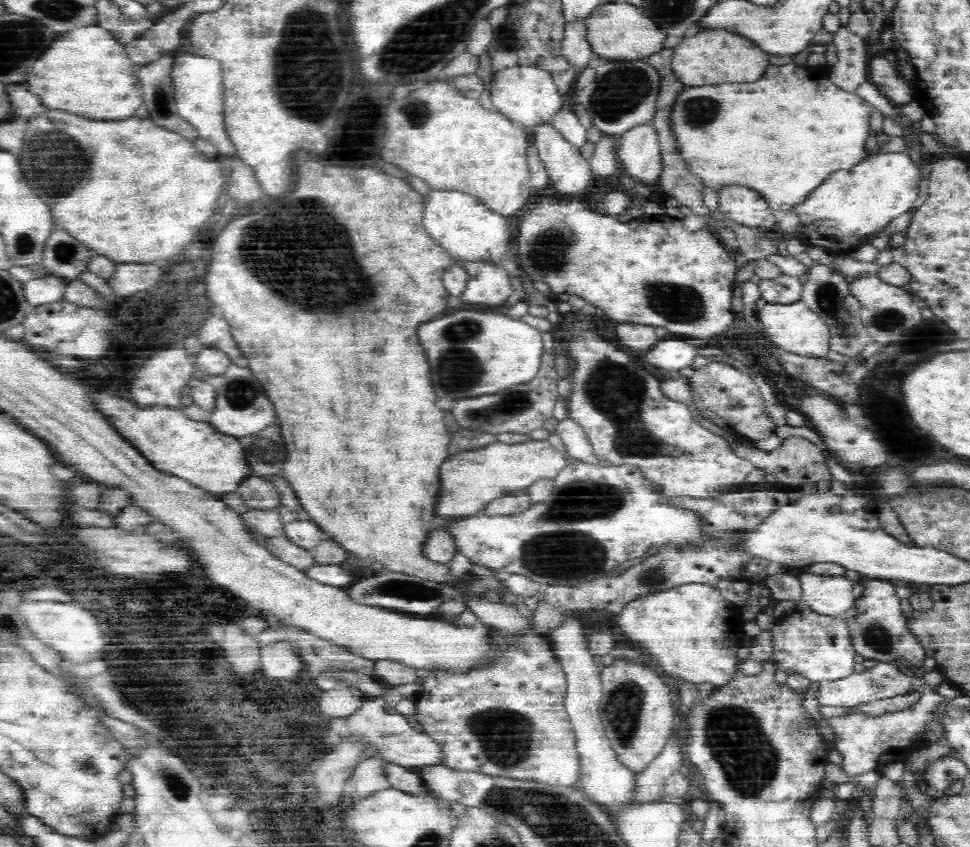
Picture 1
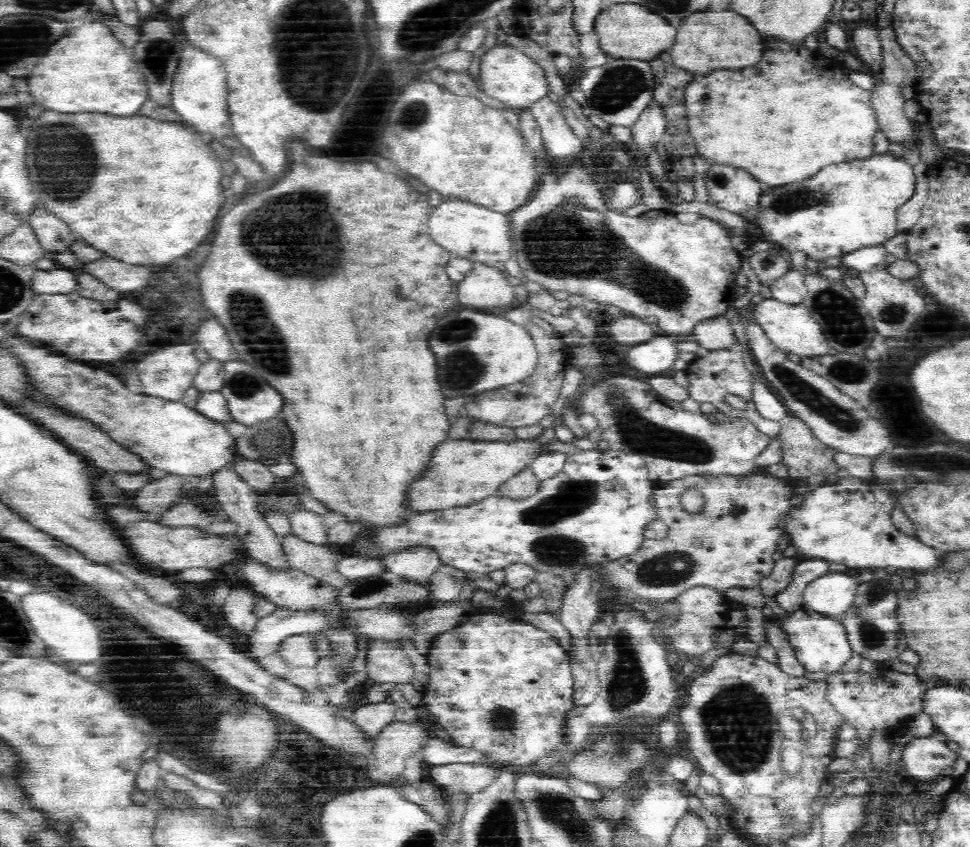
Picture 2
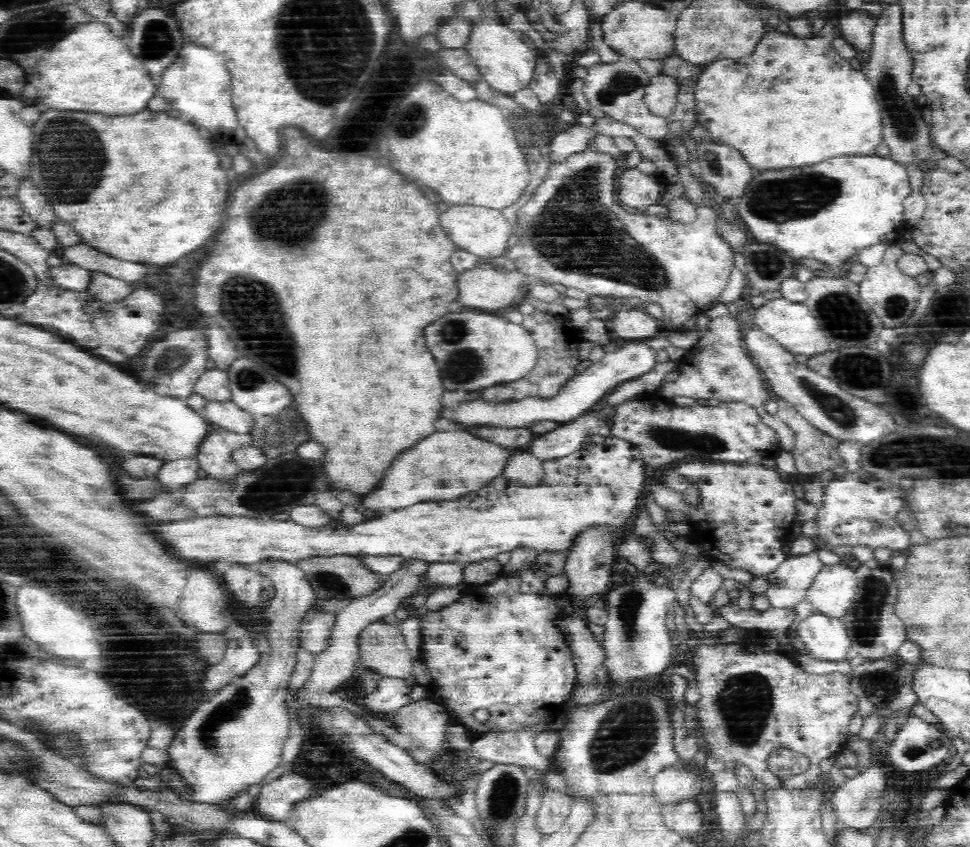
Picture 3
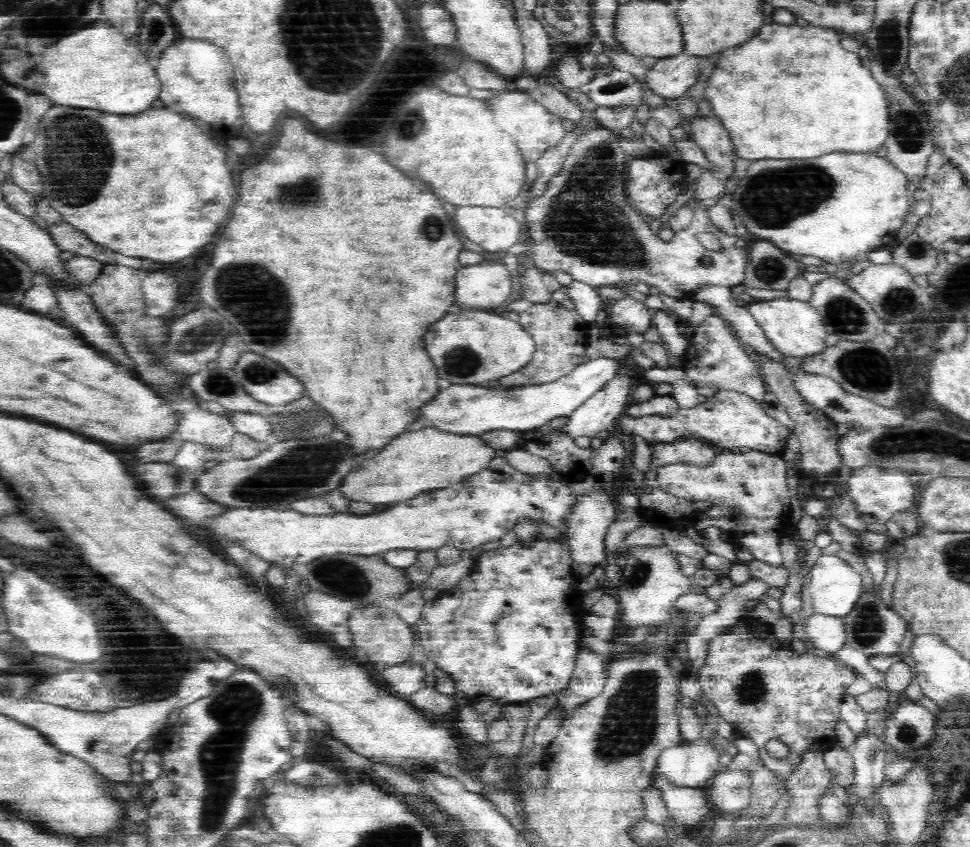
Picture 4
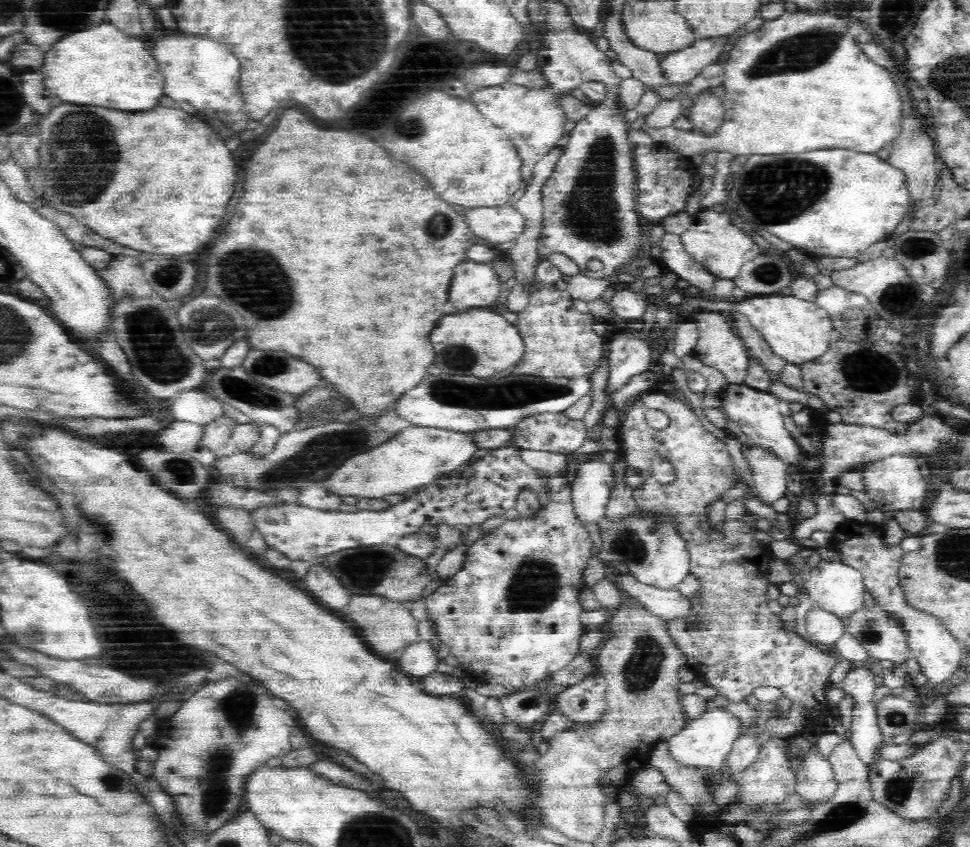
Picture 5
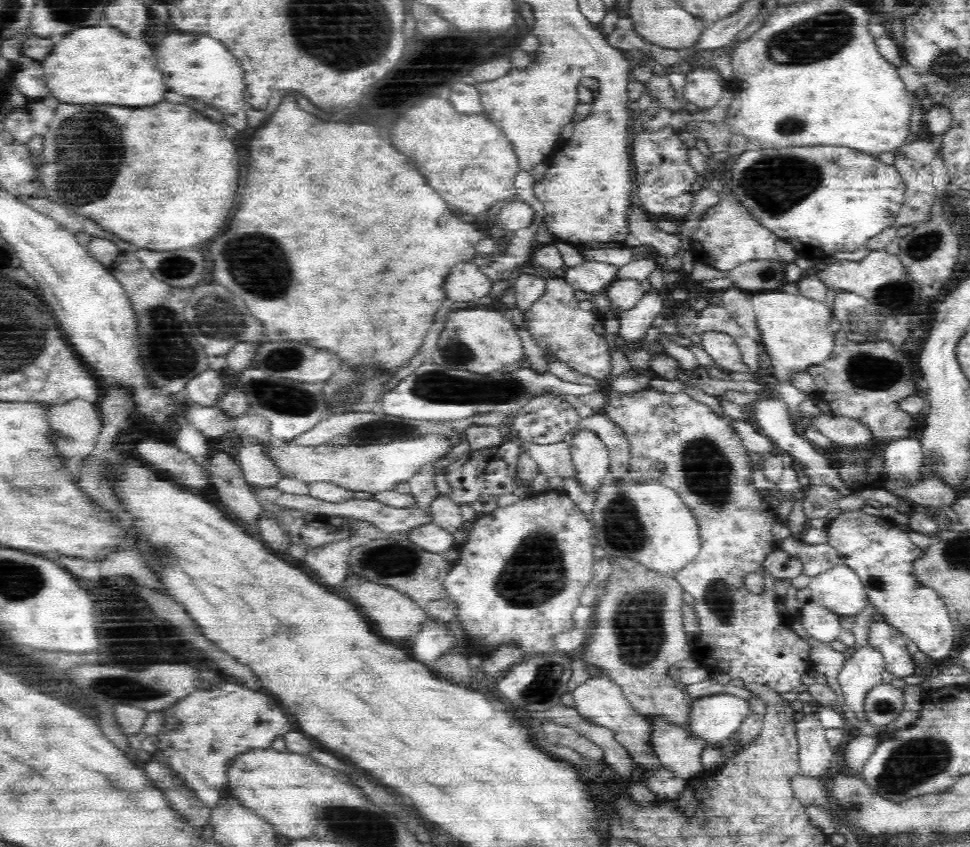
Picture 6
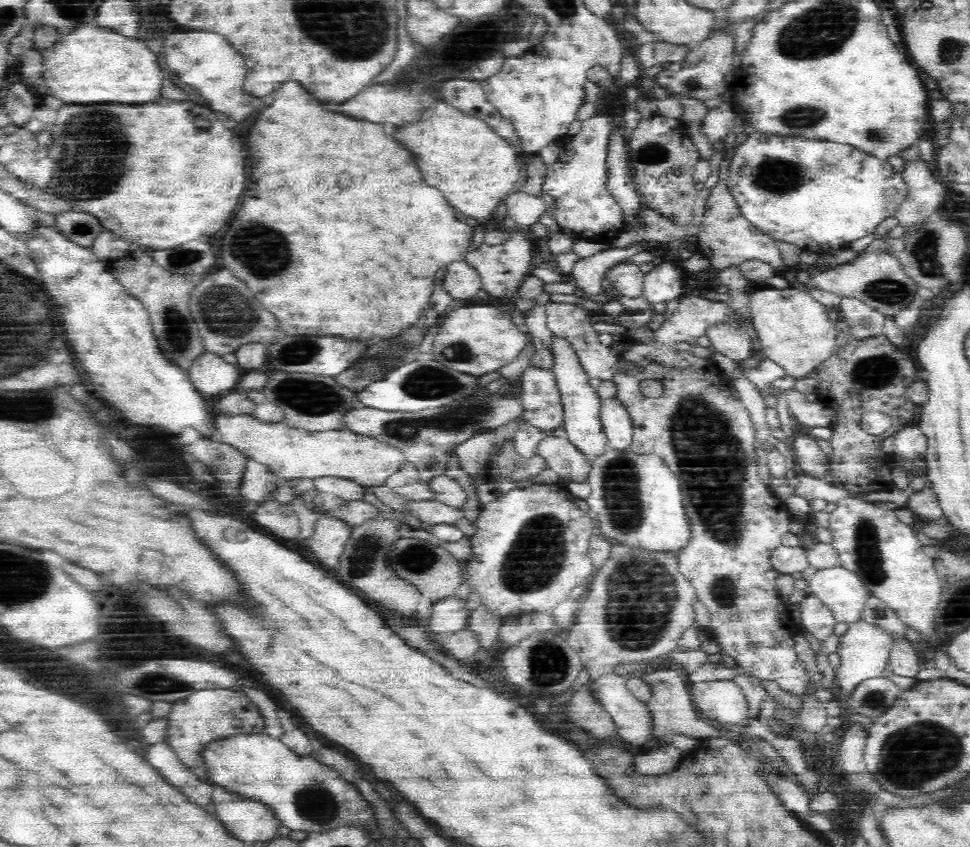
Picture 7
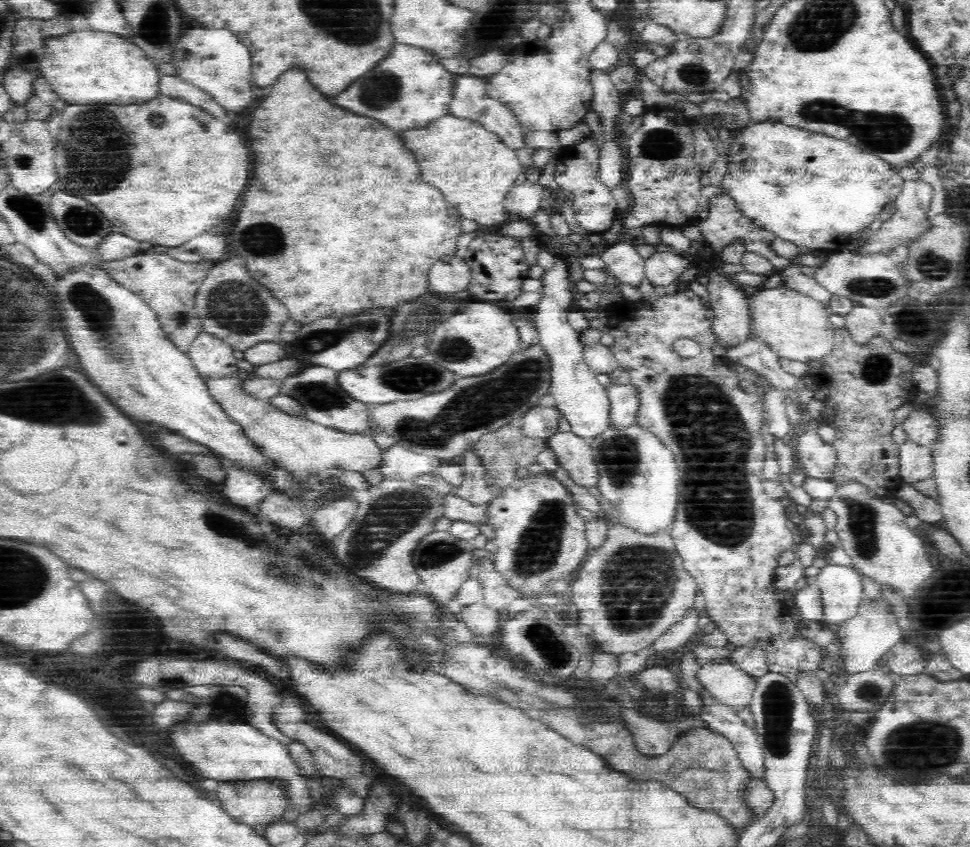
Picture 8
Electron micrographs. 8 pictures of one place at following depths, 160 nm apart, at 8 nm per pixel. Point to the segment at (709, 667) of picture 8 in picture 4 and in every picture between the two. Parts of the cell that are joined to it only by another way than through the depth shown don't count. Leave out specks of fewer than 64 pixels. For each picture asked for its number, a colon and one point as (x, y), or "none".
4: (692, 763)
5: (705, 741)
6: (716, 716)
7: (723, 700)

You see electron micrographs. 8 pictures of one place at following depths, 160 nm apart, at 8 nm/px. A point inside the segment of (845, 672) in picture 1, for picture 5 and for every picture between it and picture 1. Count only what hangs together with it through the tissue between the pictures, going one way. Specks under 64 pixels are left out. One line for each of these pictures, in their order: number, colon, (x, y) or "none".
2: (820, 641)
3: (826, 638)
4: (827, 633)
5: (824, 627)

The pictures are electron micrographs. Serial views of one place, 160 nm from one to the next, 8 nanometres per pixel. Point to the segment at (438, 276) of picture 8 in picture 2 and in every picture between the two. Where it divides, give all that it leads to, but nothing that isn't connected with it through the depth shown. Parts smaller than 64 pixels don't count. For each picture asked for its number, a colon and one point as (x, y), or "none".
2: (484, 286)
3: (489, 286)
4: (486, 283)
5: (474, 284)
6: (466, 282)
7: (462, 280)

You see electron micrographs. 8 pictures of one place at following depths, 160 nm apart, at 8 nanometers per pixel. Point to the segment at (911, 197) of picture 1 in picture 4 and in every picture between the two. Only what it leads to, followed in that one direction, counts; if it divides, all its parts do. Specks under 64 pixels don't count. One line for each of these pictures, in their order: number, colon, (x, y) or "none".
2: (844, 207)
3: (830, 211)
4: (838, 206)

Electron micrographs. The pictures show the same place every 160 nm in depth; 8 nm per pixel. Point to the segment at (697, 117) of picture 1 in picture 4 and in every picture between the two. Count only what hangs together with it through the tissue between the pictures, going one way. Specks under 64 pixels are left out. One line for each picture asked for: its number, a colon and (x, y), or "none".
2: (785, 117)
3: (793, 101)
4: (790, 91)

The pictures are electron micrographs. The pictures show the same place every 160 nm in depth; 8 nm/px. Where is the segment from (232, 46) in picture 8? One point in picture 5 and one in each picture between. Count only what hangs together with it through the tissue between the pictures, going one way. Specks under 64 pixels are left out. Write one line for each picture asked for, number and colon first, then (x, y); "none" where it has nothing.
5: (197, 69)
6: (196, 65)
7: (206, 61)

